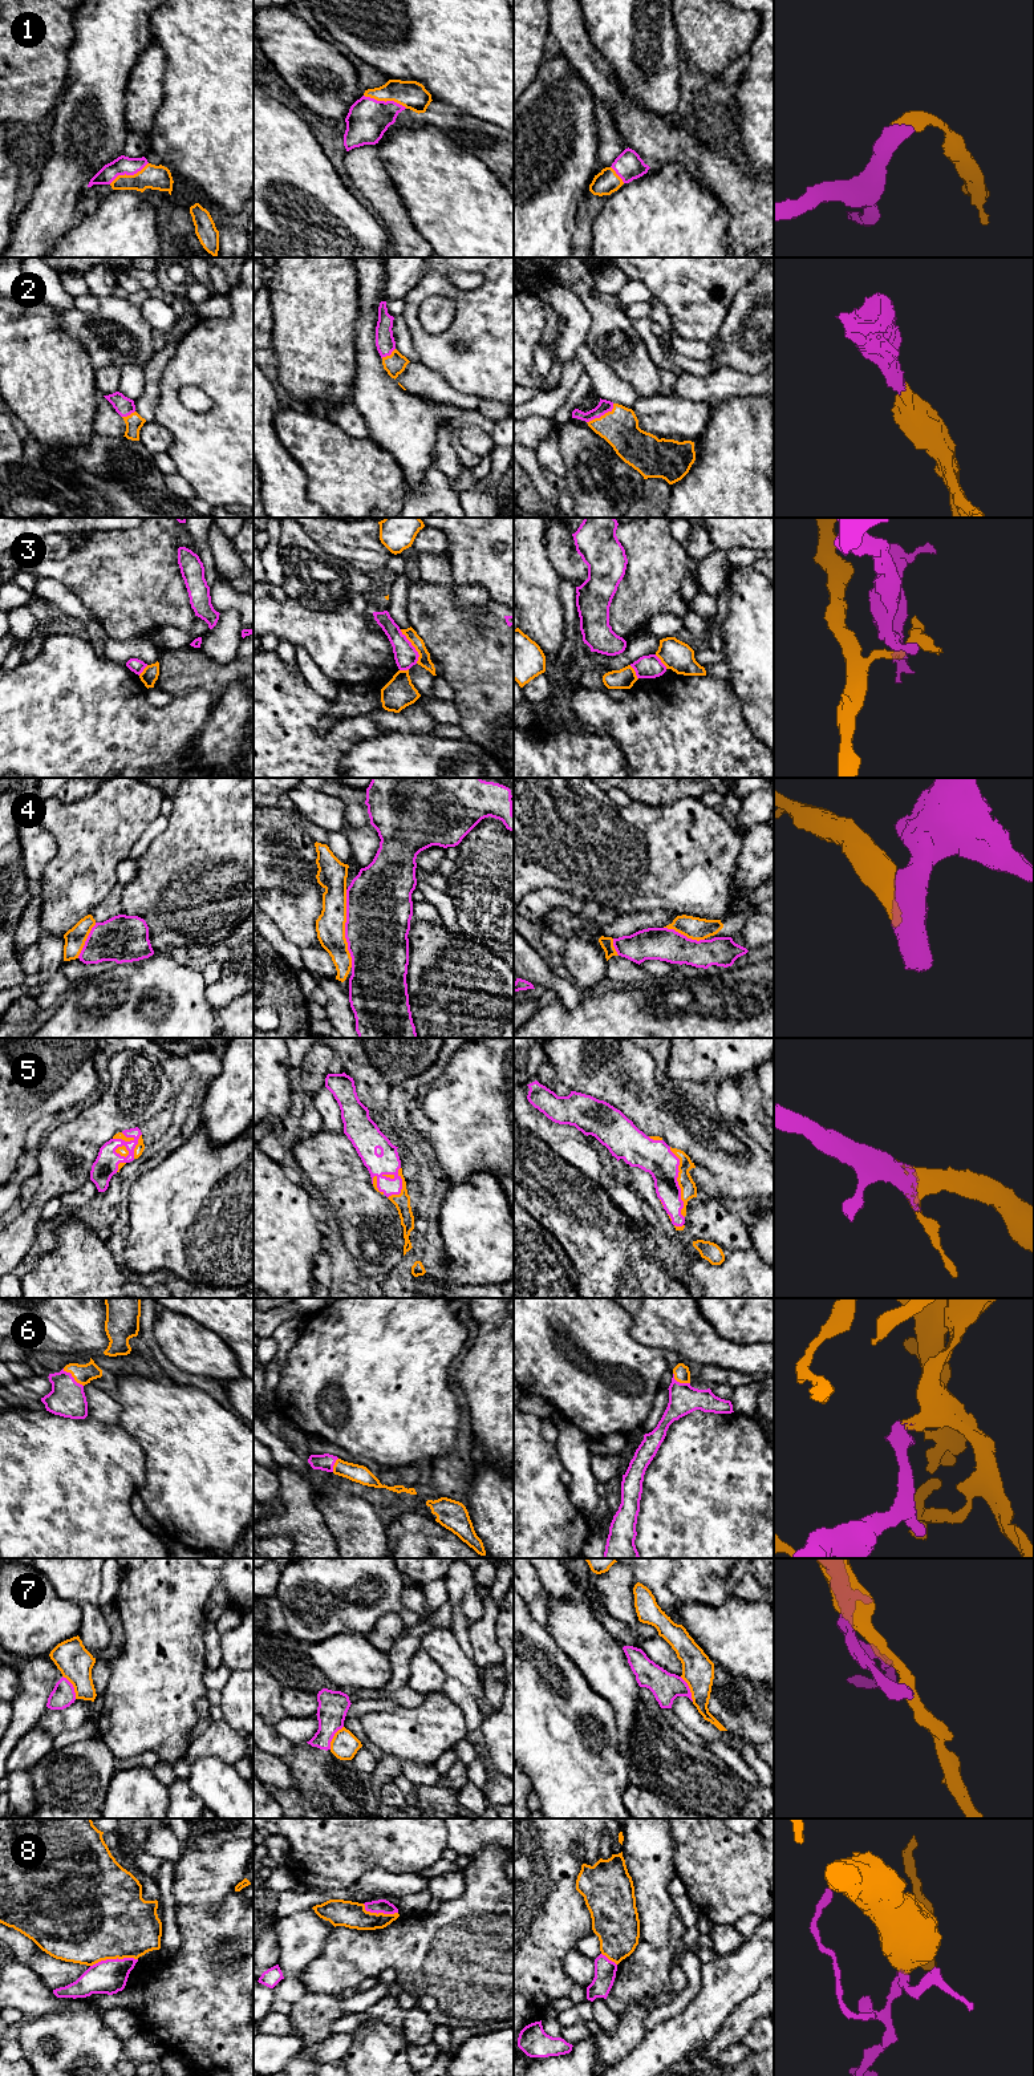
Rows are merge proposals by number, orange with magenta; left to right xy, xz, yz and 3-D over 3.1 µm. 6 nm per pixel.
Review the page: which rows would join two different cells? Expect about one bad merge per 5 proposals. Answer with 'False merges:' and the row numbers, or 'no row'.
False merges: 3, 4, 7, 8

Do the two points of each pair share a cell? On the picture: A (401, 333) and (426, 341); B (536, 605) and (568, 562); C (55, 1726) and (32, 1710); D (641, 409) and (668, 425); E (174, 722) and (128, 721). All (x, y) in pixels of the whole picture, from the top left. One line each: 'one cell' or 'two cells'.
A: two cells
B: two cells
C: two cells
D: one cell
E: one cell

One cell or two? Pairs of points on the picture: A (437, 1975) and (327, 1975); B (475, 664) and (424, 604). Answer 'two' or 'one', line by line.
A: one
B: one

